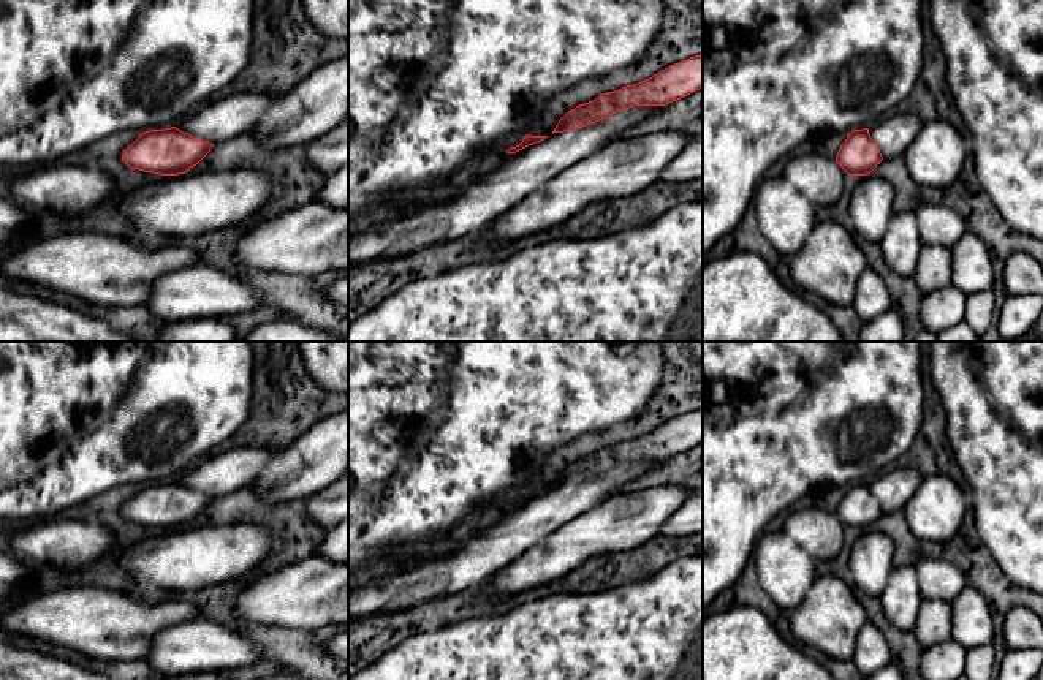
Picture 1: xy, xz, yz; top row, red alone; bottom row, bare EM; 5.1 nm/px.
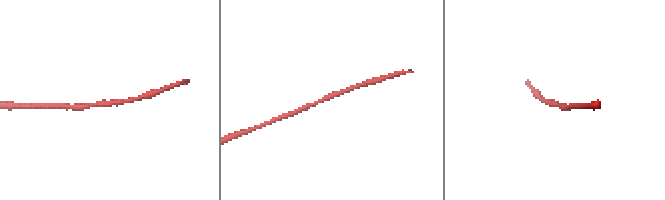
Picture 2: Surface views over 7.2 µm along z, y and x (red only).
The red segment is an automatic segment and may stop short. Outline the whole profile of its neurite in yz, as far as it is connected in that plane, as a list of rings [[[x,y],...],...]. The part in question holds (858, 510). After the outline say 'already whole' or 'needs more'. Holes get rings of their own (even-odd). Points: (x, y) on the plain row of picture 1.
[[[869,482],[853,484],[840,500],[836,516],[848,530],[870,528],[883,514]]]; already whole

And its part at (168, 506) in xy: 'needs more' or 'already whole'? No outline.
already whole

